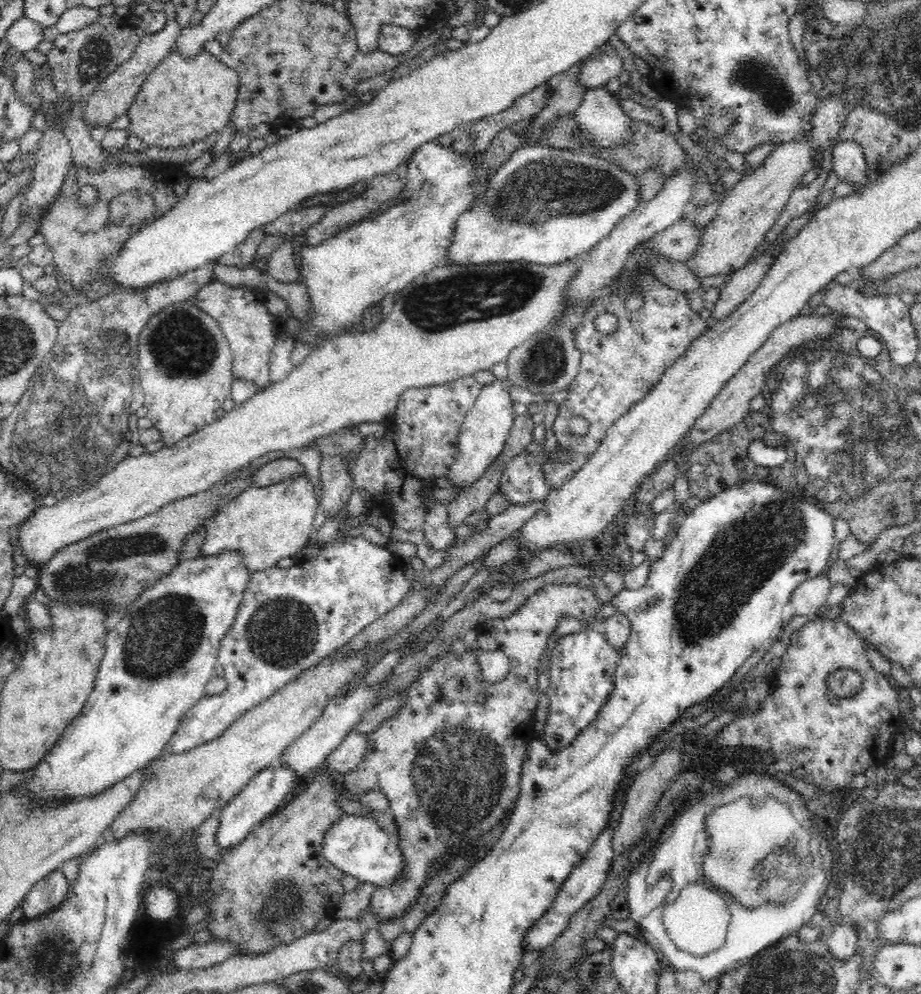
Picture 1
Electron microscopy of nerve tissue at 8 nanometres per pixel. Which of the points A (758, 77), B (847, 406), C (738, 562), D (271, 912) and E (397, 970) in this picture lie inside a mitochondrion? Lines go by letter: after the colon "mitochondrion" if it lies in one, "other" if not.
A: mitochondrion
B: mitochondrion
C: mitochondrion
D: mitochondrion
E: other

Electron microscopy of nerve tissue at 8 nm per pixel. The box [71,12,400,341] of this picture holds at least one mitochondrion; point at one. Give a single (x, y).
(96, 55)

